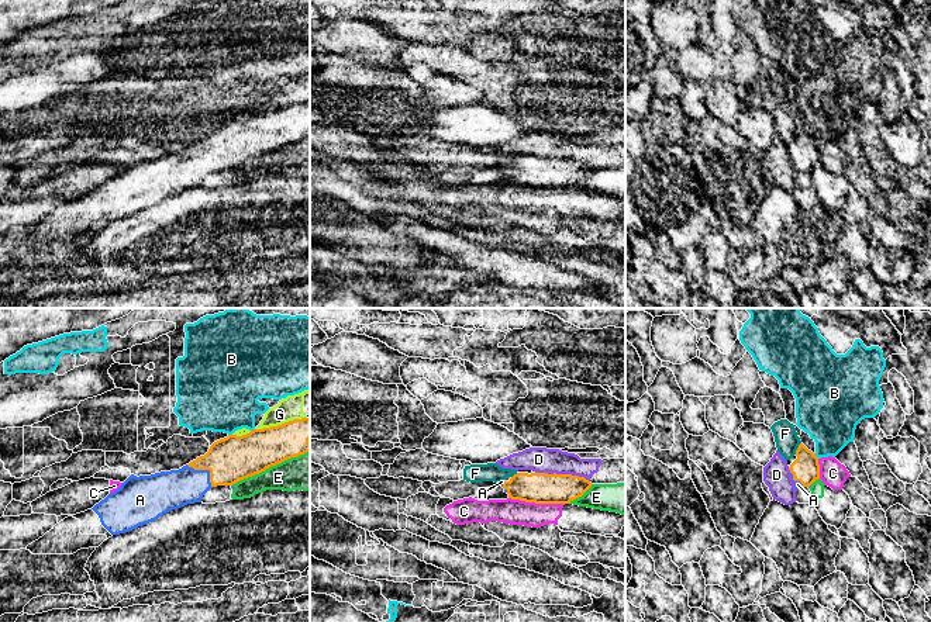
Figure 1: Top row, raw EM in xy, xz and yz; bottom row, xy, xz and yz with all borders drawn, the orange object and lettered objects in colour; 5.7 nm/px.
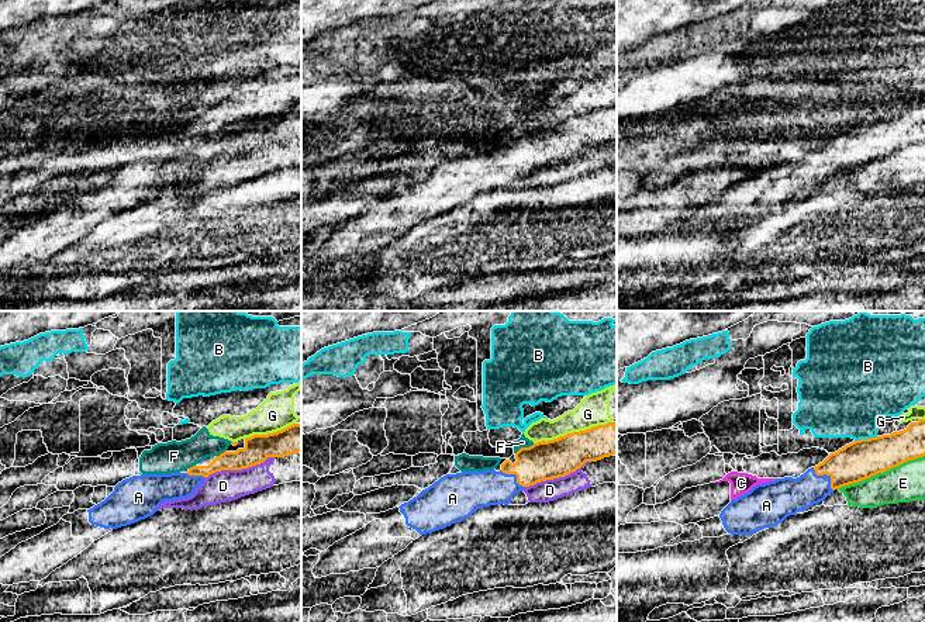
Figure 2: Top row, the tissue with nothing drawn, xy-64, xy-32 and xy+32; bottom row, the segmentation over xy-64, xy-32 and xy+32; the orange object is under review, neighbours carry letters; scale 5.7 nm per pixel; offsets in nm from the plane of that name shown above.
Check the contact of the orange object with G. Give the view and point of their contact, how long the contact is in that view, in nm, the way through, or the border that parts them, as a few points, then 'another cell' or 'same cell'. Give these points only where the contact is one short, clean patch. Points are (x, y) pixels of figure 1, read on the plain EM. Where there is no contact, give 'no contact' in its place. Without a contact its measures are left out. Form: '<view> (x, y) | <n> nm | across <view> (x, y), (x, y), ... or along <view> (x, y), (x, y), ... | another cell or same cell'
xy (282, 109) | 280 nm | along xy (304, 102), (258, 114) | another cell

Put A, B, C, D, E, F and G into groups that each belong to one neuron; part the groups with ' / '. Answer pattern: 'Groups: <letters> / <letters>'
Groups: A / B / C / D / E / F G

